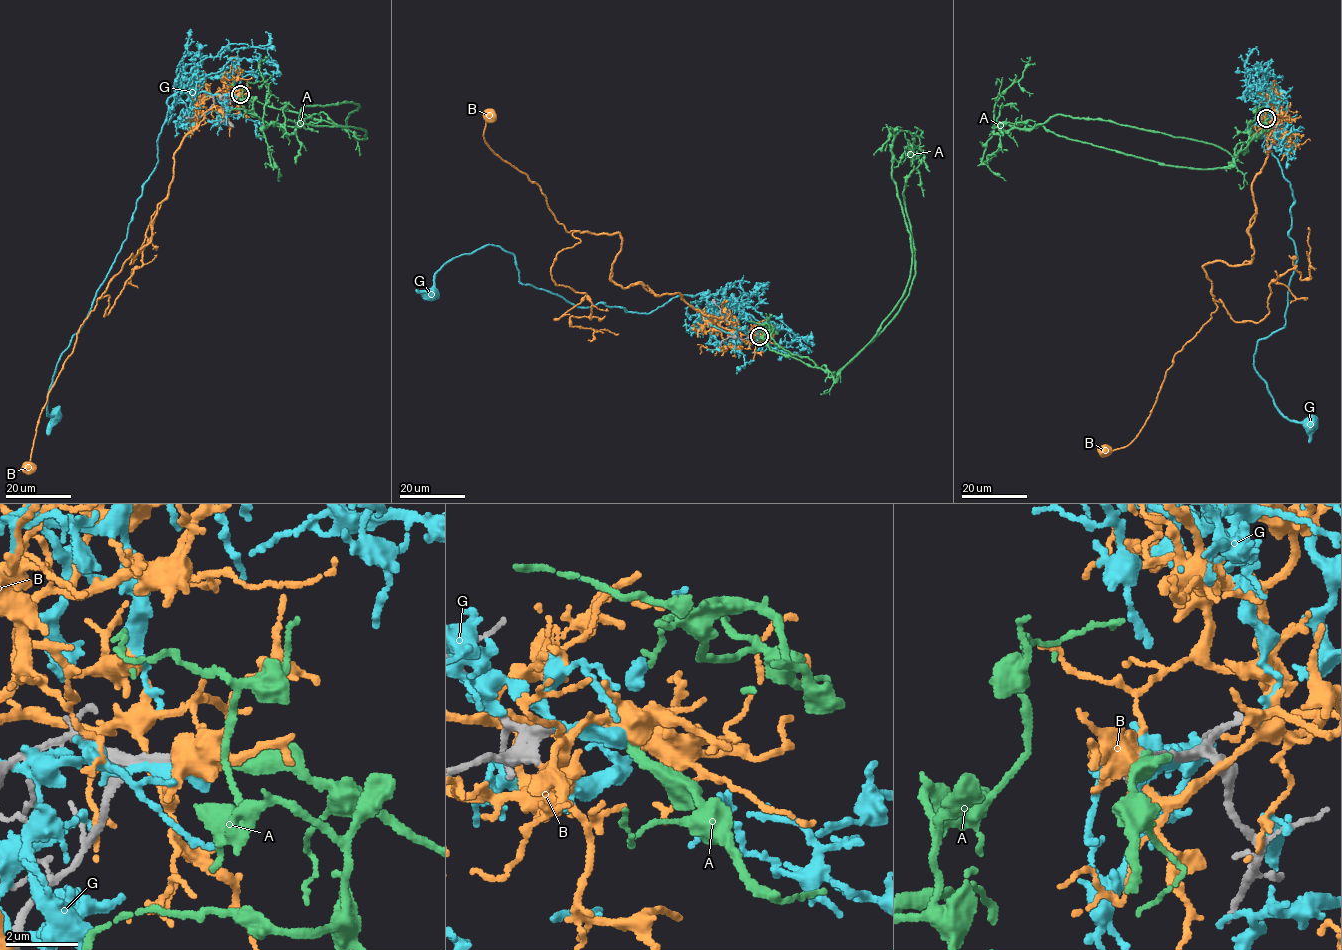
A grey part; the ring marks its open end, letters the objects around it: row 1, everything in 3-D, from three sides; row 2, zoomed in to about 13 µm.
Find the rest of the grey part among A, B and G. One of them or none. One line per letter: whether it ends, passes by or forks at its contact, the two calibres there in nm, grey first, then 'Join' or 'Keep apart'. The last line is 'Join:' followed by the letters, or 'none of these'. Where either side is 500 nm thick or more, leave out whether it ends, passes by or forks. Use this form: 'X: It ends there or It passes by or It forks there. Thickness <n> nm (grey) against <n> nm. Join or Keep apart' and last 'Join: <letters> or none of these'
A: It ends there. Thickness 240 nm (grey) against 240 nm. Join
B: It forks there. Thickness 280 nm (grey) against 460 nm. Keep apart
G: It passes by. Thickness 240 nm (grey) against 320 nm. Keep apart
Join: A

